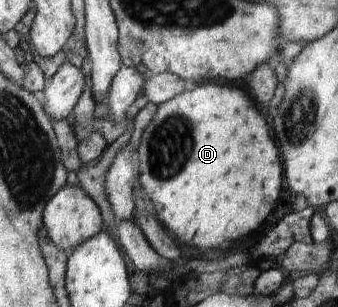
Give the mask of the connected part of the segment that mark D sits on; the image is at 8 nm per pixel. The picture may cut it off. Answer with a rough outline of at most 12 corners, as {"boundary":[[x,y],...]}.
{"boundary":[[249,95],[161,103],[137,186],[213,249],[257,231],[283,167]]}

